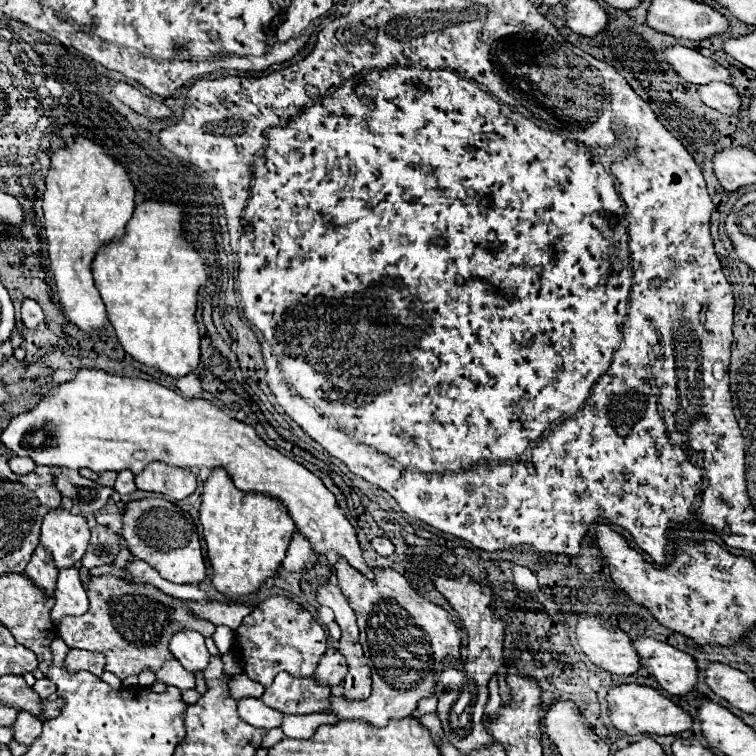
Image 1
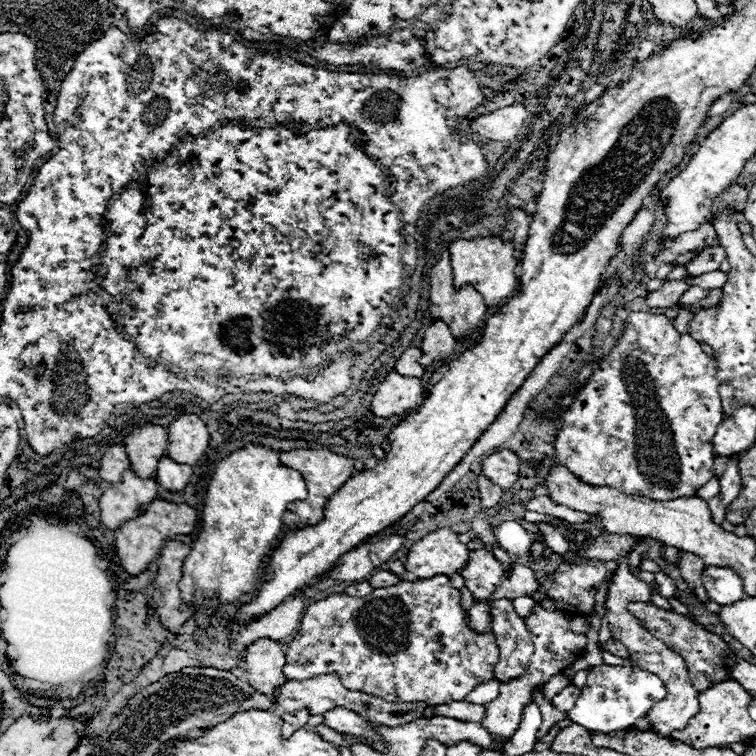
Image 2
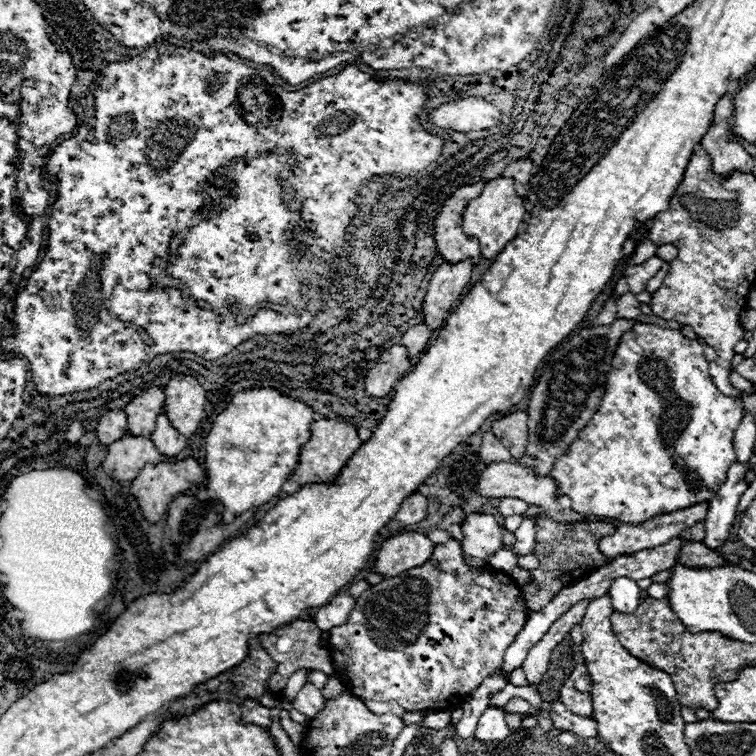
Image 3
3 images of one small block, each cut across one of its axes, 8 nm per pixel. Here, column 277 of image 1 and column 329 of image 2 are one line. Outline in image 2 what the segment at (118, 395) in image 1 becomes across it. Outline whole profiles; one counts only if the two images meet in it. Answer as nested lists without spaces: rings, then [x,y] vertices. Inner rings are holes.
[[[296,448],[290,452],[282,452],[280,456],[282,464],[288,464],[296,470],[302,472],[306,486],[308,486],[308,498],[304,502],[292,502],[292,506],[288,506],[292,512],[296,512],[300,516],[302,524],[316,524],[322,520],[324,516],[324,506],[328,502],[328,498],[346,482],[352,478],[354,474],[354,460],[348,456],[340,456],[334,454],[330,450],[308,450],[308,448]]]

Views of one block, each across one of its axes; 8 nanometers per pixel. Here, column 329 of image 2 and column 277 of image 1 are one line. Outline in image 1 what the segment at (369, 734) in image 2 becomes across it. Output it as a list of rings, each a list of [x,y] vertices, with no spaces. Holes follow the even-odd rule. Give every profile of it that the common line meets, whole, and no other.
[[[240,698],[238,700],[238,714],[256,728],[280,728],[284,714],[278,710],[268,708],[260,698]]]

